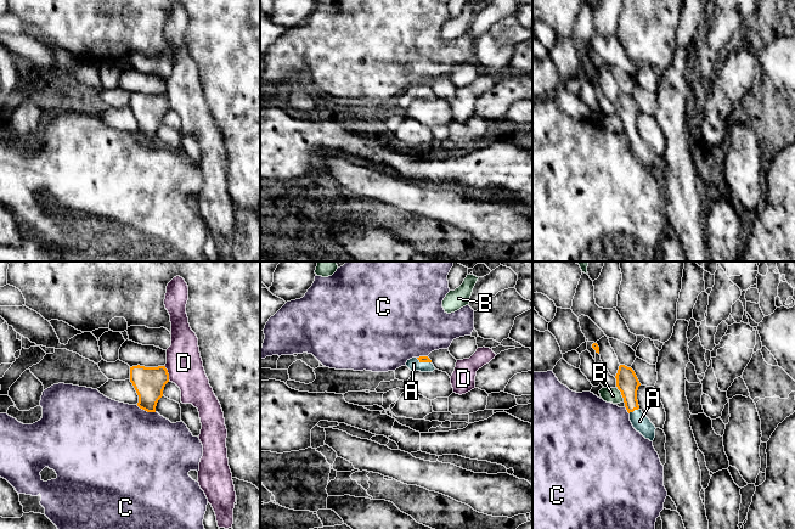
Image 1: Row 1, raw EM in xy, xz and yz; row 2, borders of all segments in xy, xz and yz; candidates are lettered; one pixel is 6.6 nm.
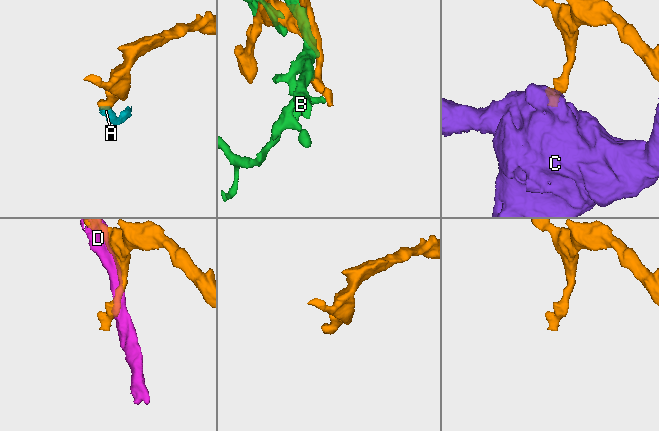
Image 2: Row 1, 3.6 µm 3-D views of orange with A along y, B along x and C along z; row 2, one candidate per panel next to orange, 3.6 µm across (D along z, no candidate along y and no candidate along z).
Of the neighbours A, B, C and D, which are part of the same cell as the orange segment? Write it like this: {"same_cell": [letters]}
{"same_cell": ["A"]}

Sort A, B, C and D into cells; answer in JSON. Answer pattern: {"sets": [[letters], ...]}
{"sets": [["A"], ["B"], ["C"], ["D"]]}

